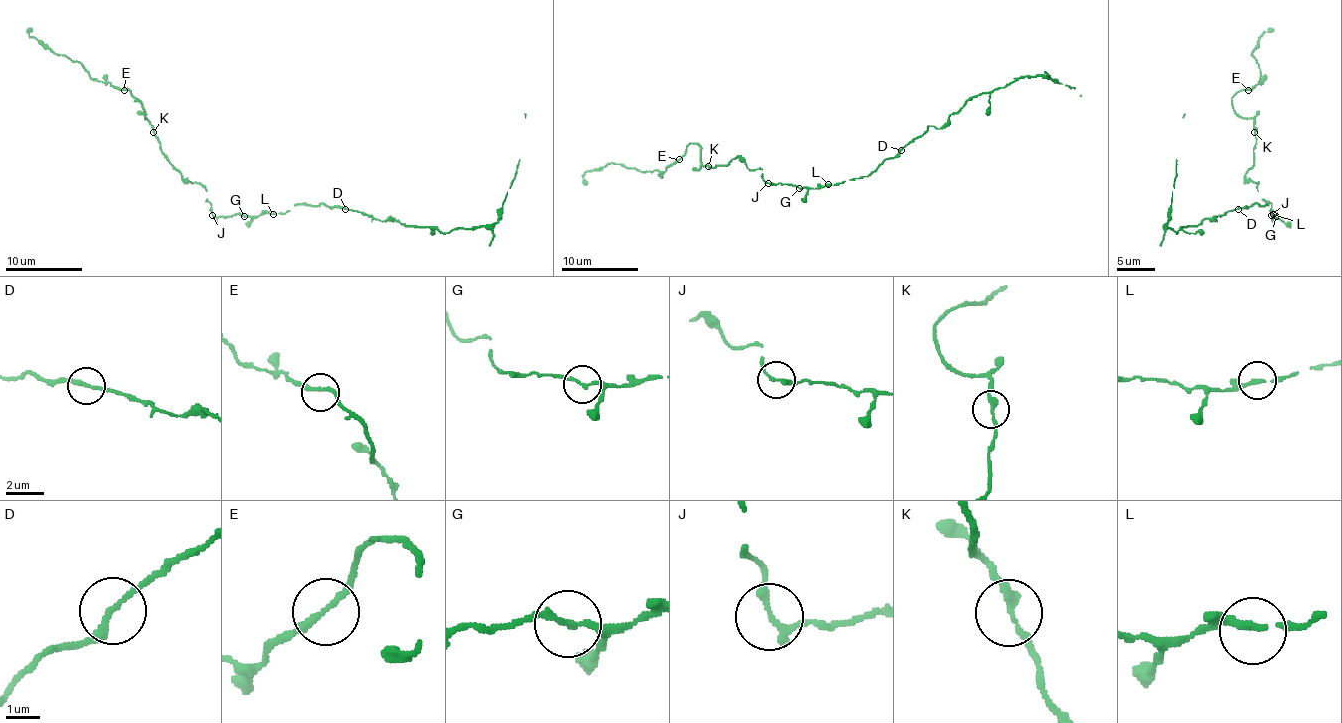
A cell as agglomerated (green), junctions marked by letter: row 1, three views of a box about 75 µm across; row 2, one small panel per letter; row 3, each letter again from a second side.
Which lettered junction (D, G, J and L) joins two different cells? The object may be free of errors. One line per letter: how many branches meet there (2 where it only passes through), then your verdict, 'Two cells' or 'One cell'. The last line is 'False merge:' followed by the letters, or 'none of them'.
D: Branches: 2. One cell
G: Branches: 2. One cell
J: Branches: 2. One cell
L: Branches: 2. One cell
False merge: none of them

